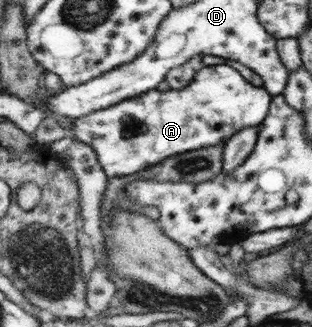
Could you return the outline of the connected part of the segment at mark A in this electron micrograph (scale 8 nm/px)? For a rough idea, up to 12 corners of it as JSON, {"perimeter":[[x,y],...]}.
{"perimeter":[[223,63],[74,119],[108,178],[259,126],[272,100]]}

